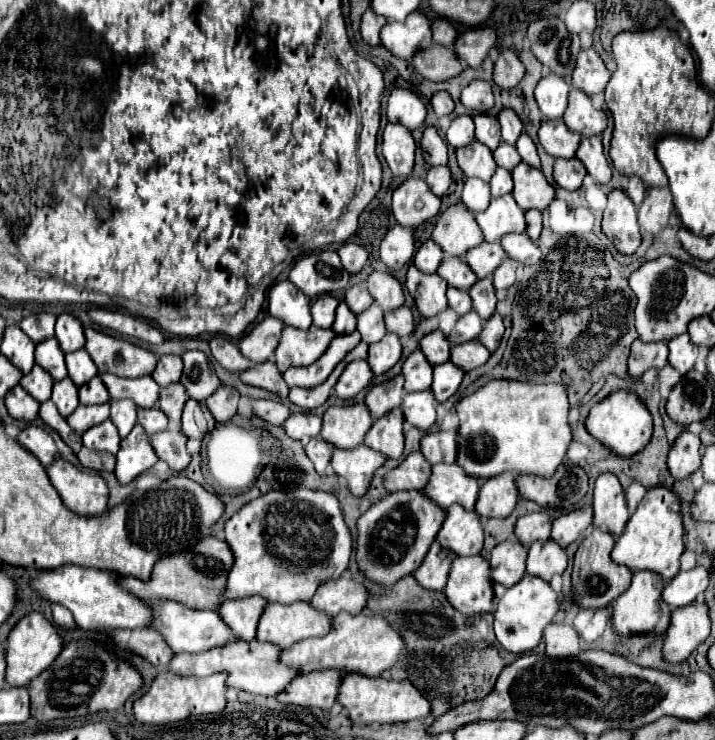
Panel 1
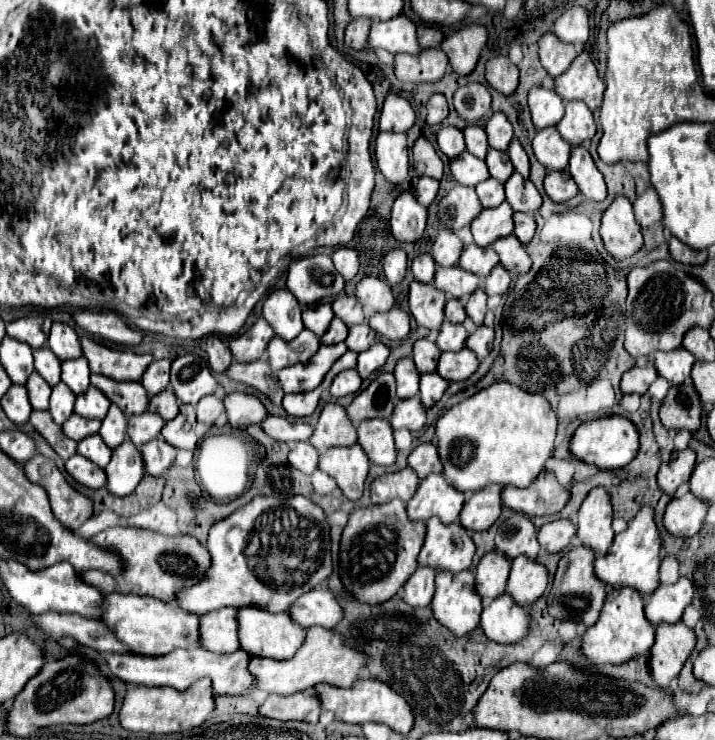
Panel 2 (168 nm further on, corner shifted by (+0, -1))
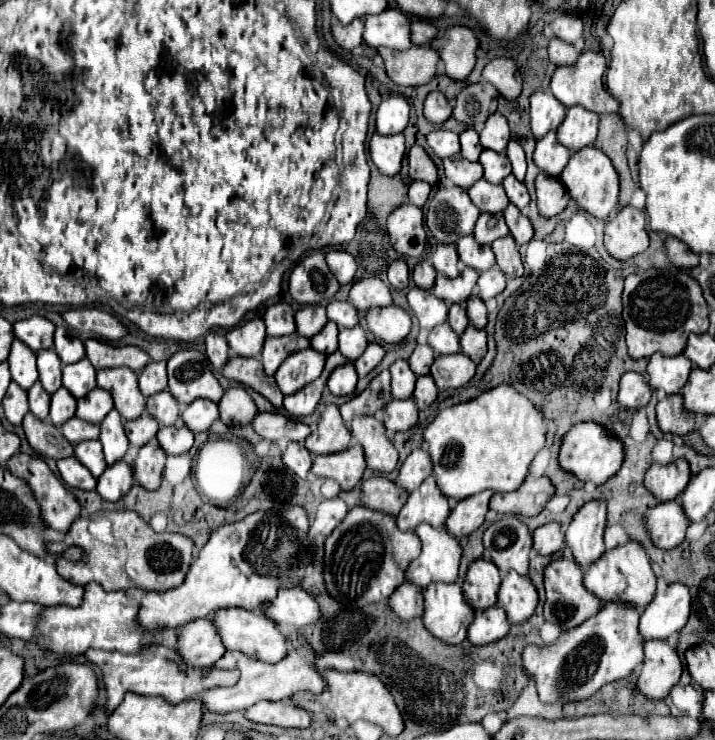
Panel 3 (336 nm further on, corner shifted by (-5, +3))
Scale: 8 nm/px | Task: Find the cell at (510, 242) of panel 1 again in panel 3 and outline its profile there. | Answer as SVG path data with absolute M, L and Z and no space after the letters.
M510 235L504 237L504 239L494 241L492 251L496 255L496 265L500 267L500 271L506 277L522 277L524 267L522 267L522 261L520 261L518 245L514 243L514 239Z

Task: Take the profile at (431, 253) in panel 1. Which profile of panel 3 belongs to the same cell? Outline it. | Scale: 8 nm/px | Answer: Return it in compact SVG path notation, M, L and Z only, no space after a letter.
M422 261L416 265L414 273L412 273L412 281L416 287L420 289L432 289L434 287L434 279L436 279L436 273L434 273L434 267L430 265L430 261Z

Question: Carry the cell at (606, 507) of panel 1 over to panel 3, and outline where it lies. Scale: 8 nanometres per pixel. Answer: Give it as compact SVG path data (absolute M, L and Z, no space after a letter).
M602 501L586 503L572 519L564 545L572 551L574 561L586 569L606 551L604 547L604 525L606 525L606 505Z

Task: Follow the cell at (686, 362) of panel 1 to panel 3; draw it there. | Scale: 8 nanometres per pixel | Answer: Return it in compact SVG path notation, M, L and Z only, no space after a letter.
M654 353L648 361L648 369L646 369L646 377L652 389L664 389L666 395L674 395L678 393L684 383L688 381L690 375L690 361L686 361L686 357L676 355L676 357L666 357L660 353Z

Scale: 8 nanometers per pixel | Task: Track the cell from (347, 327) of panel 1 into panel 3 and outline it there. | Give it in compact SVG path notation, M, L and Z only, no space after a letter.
M330 321L322 327L320 333L316 333L314 337L310 337L310 347L318 353L330 355L338 349L338 327L330 325Z

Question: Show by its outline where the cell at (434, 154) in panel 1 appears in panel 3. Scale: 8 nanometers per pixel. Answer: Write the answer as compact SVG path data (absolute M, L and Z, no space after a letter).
M414 145L408 153L408 177L412 181L428 181L430 185L438 181L436 165L420 145Z

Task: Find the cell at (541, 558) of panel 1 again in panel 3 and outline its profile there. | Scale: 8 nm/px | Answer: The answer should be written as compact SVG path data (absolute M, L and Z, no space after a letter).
M510 573L506 575L506 579L502 579L496 605L506 611L506 619L510 625L524 623L532 617L538 605L538 593L528 577Z

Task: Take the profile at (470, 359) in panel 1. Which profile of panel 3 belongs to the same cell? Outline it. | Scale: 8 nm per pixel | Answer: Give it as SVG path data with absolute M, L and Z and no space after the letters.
M462 353L454 357L436 357L430 369L430 375L438 389L456 389L466 385L476 373L476 363L466 361Z

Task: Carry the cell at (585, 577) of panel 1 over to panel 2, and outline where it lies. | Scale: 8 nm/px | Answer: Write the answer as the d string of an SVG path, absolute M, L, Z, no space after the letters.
M579 545L561 557L559 571L555 573L555 581L547 597L547 609L553 617L561 621L579 621L587 627L595 625L607 597L607 583L595 575L593 561L595 553L585 545Z

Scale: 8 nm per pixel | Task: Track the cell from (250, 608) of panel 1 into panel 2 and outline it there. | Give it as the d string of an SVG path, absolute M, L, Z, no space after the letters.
M223 607L205 613L201 621L201 645L215 653L233 653L239 649L239 621L235 607Z

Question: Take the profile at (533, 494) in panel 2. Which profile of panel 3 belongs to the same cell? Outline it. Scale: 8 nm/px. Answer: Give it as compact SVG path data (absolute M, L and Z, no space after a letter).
M526 477L514 493L494 493L490 509L496 513L512 513L522 517L538 515L554 495L554 485L548 477Z

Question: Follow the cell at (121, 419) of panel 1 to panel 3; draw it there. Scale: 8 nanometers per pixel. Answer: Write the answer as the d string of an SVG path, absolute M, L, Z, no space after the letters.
M112 409L112 413L100 423L100 443L104 447L106 465L114 465L124 459L128 451L128 441L122 429L122 419L118 417L116 409Z

